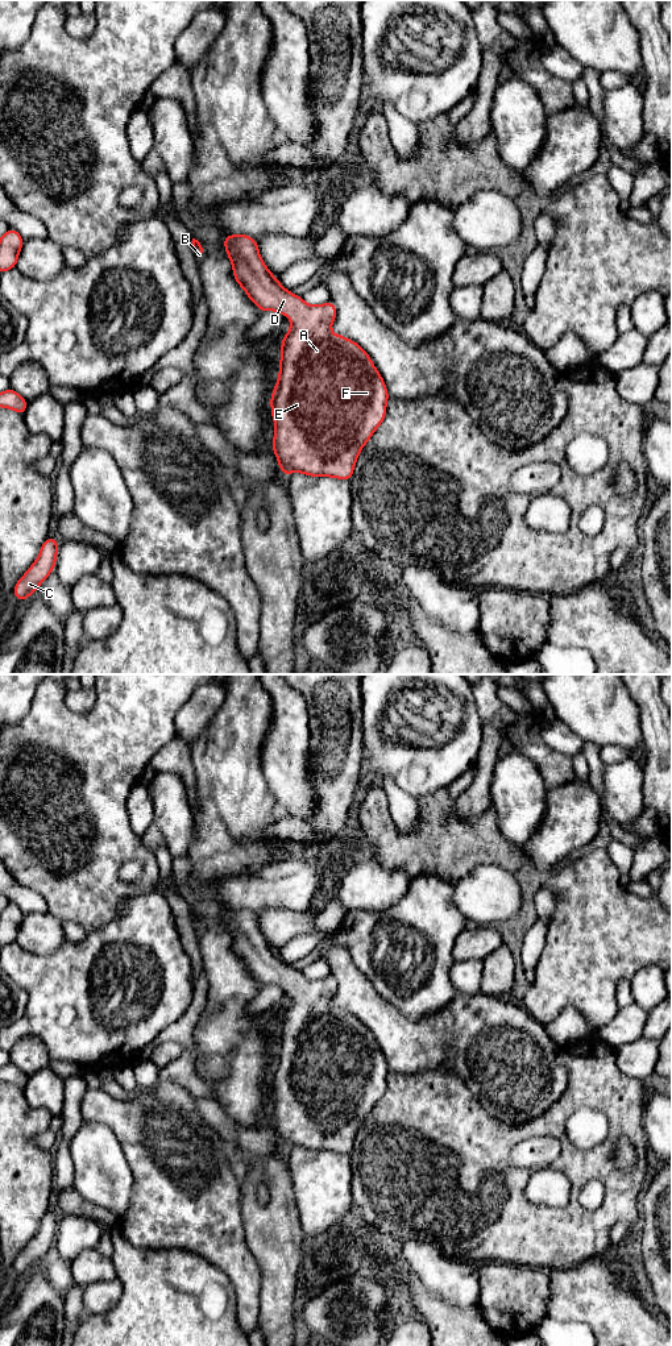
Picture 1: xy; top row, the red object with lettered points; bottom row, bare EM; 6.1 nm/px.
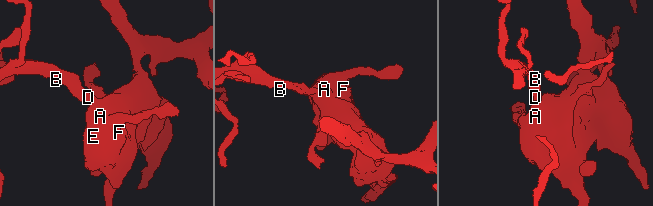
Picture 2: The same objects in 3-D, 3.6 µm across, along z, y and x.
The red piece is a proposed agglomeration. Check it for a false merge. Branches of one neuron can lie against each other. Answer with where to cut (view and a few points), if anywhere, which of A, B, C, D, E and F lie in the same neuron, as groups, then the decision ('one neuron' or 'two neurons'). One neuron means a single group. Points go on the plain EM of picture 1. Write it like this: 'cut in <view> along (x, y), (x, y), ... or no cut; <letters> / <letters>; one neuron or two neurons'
no cut; A B C D E F; one neuron

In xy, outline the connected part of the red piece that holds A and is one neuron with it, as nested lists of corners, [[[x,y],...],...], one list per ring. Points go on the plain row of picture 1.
[[[229,909],[223,919],[233,940],[233,951],[260,985],[278,985],[291,993],[287,1009],[282,1013],[278,1056],[270,1072],[274,1093],[273,1126],[279,1143],[286,1150],[298,1146],[312,1151],[333,1151],[350,1155],[357,1131],[386,1090],[389,1067],[369,1029],[354,1015],[331,1006],[336,993],[336,980],[327,976],[308,980],[302,971],[283,963],[264,938],[257,914],[245,909]]]

